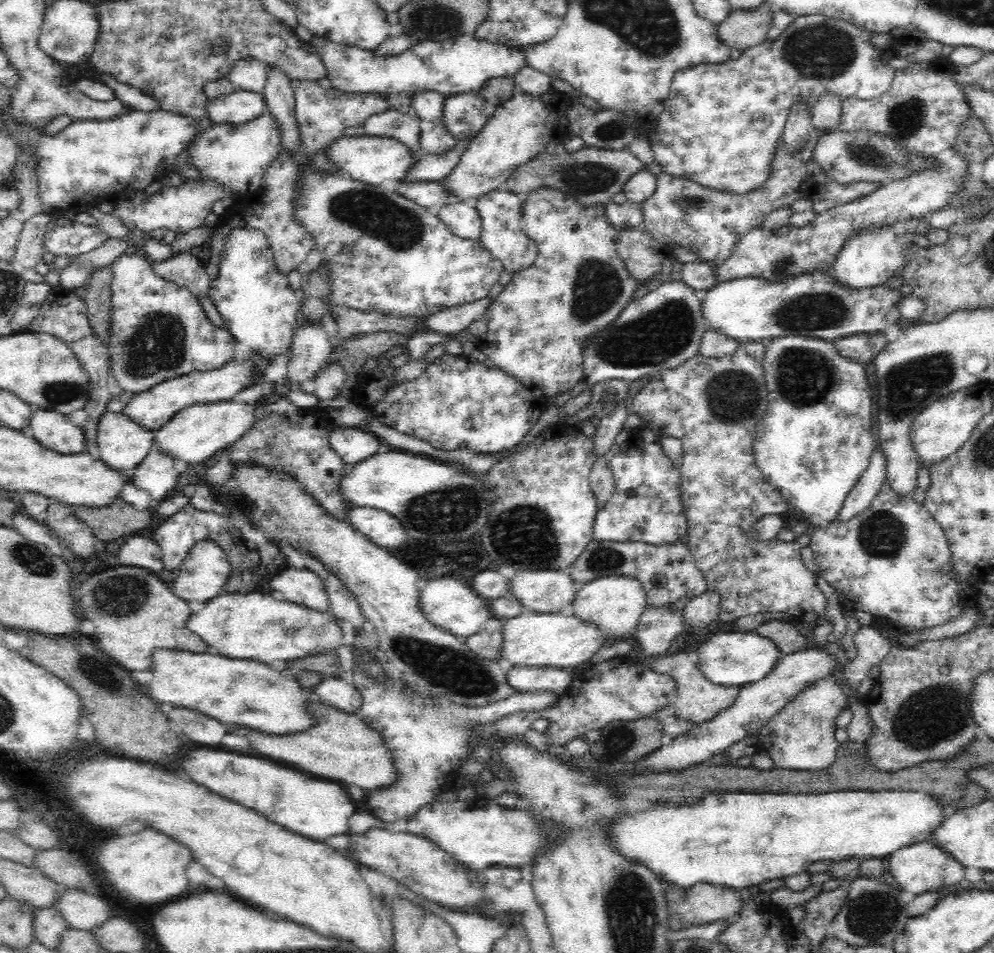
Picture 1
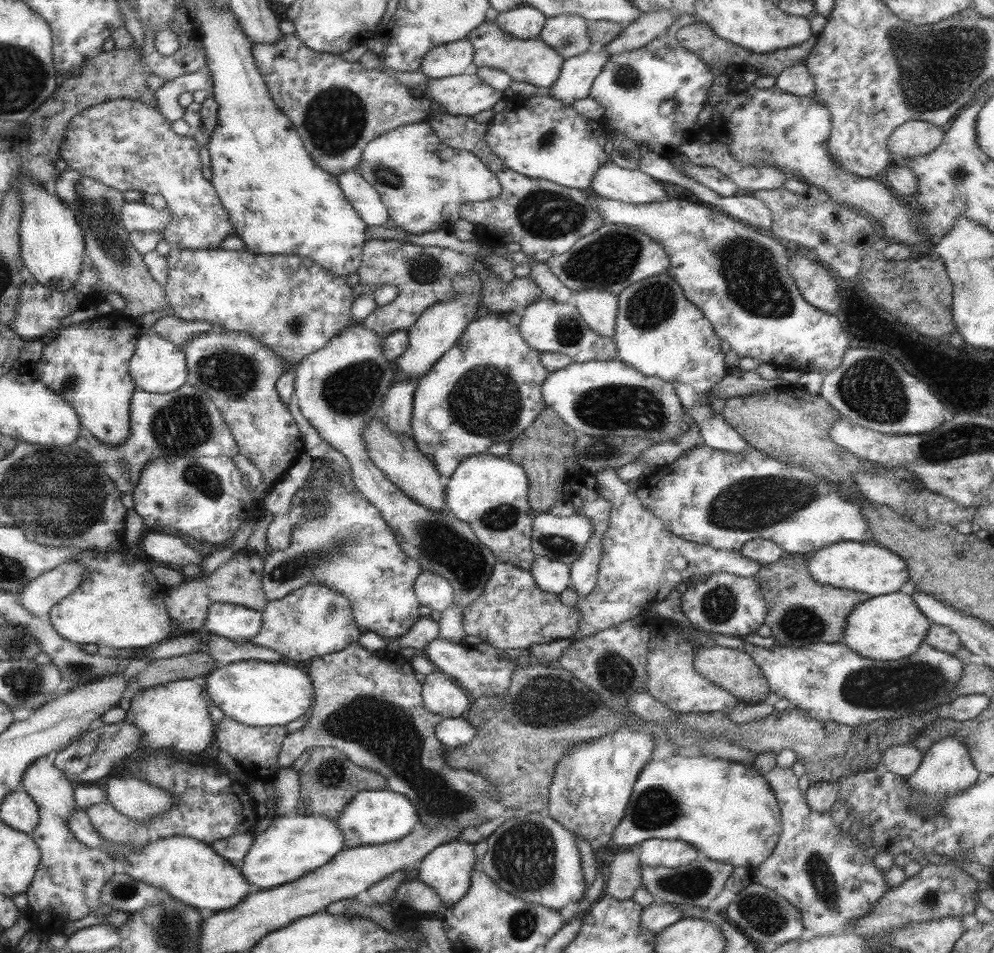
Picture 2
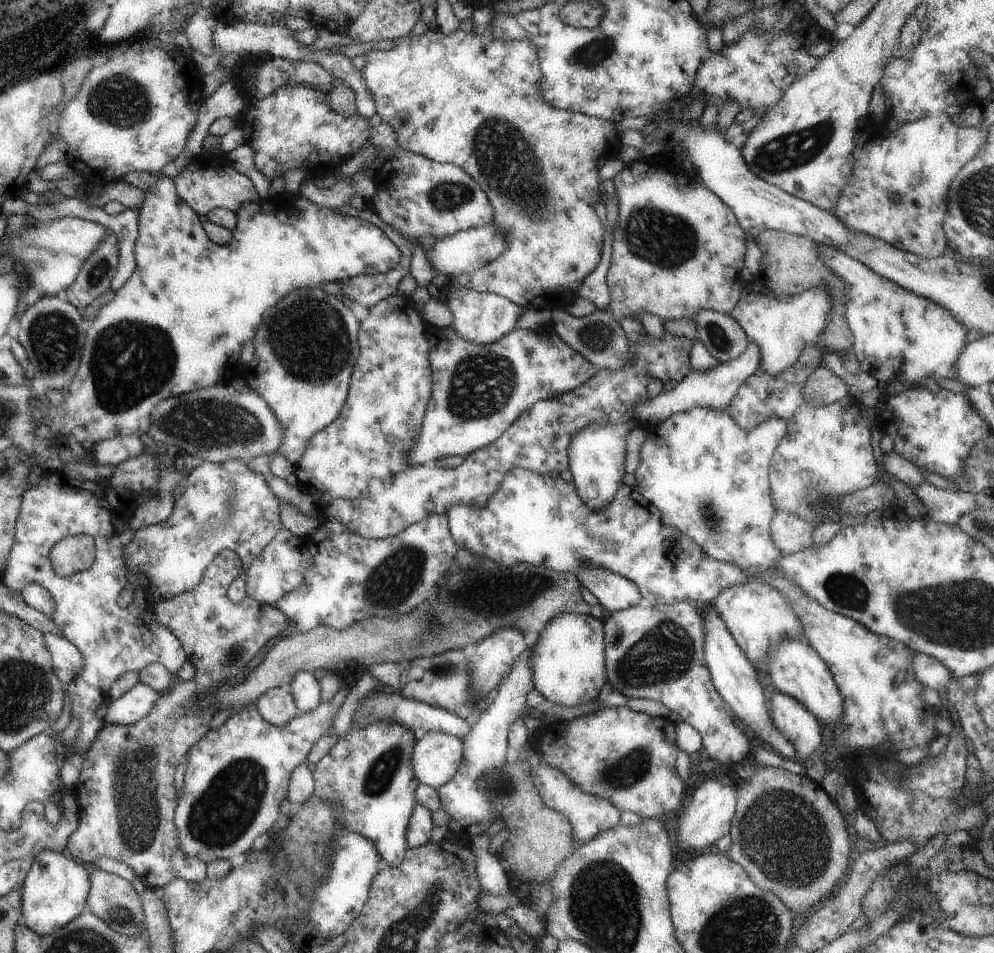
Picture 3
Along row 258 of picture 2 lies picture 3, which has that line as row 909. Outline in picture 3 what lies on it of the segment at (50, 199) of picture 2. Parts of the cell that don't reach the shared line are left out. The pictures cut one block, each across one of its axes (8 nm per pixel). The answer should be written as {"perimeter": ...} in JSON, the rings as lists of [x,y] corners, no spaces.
{"perimeter":[[[43,850],[35,856],[19,890],[21,890],[19,922],[41,936],[47,936],[53,930],[69,924],[73,918],[77,918],[77,914],[85,910],[91,884],[89,884],[89,874],[81,866],[81,862],[73,860],[65,852]]]}

